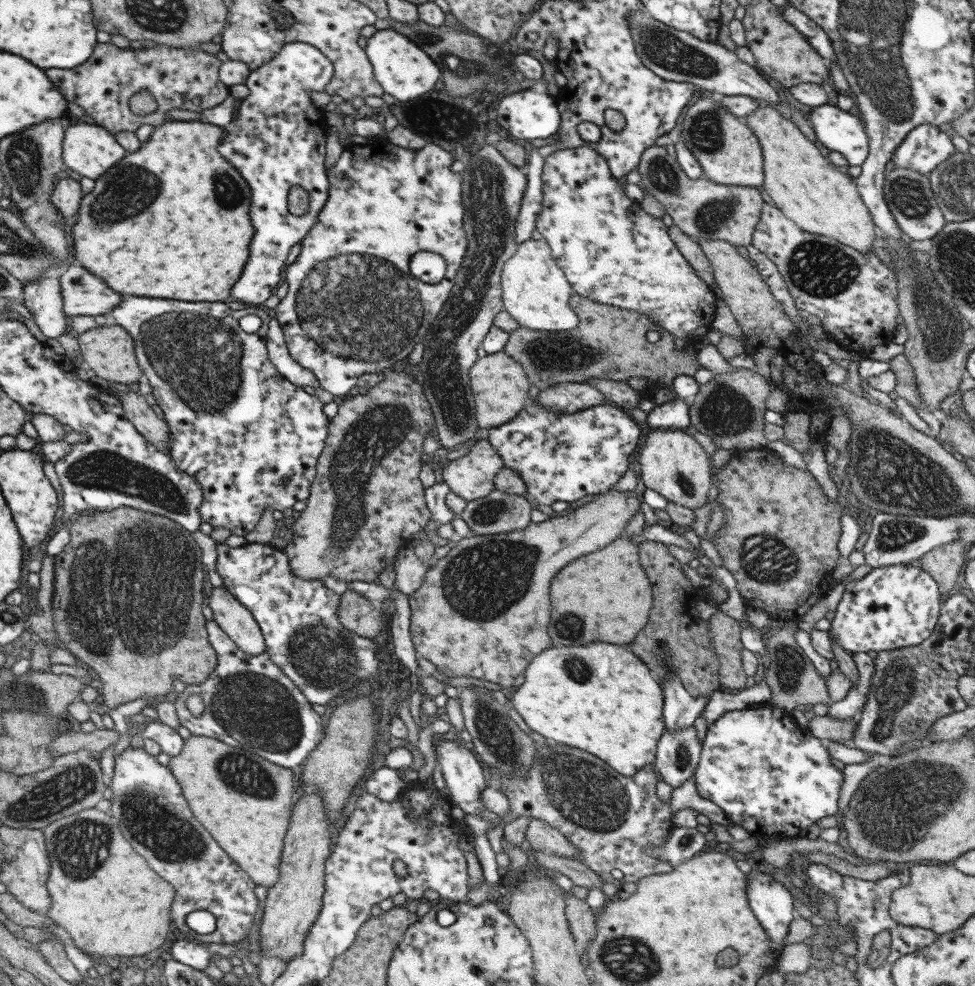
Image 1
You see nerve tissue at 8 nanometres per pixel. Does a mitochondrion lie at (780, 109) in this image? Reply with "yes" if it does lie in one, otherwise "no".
no

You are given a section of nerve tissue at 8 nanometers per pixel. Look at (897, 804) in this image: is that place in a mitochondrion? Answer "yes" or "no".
yes

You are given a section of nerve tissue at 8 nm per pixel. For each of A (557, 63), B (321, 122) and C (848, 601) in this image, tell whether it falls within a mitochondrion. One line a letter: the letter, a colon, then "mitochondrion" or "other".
A: other
B: other
C: other

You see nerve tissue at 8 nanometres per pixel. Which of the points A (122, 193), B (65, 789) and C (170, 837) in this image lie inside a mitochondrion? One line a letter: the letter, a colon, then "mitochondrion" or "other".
A: mitochondrion
B: mitochondrion
C: mitochondrion

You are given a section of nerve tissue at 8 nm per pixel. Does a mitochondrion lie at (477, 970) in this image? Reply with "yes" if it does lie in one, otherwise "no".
no

